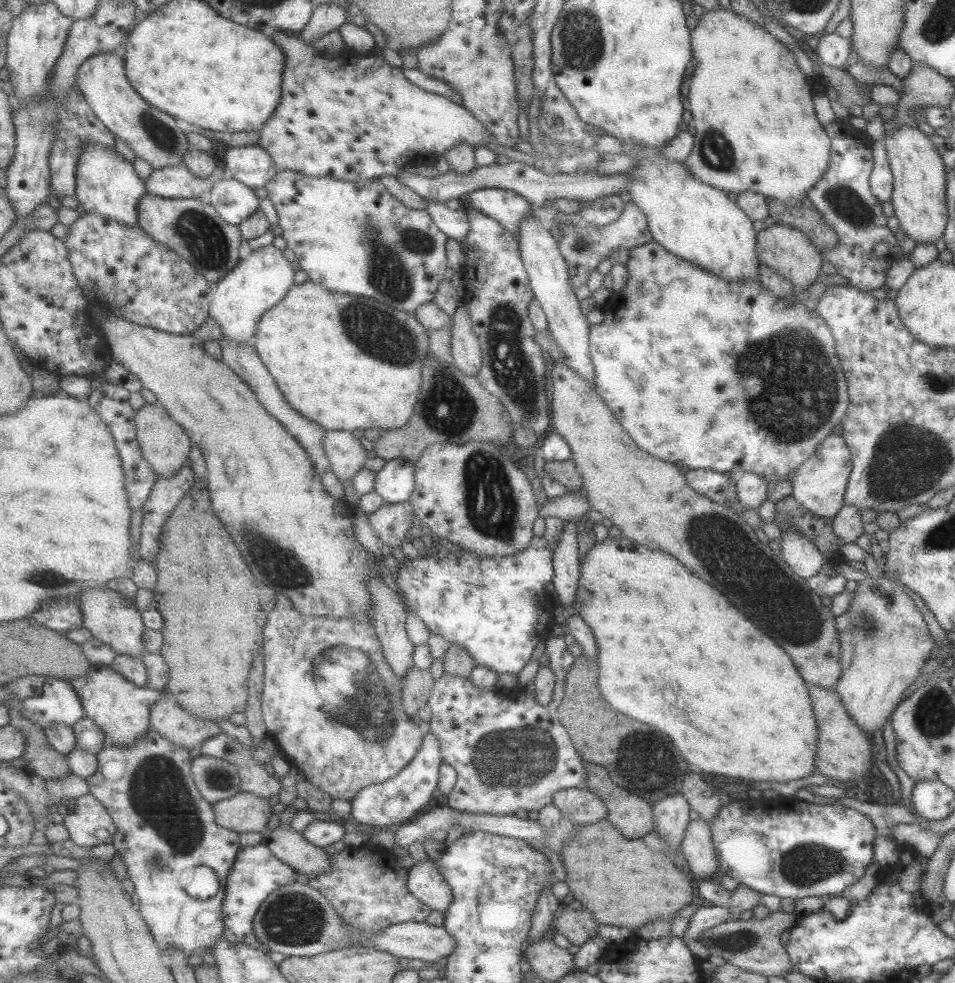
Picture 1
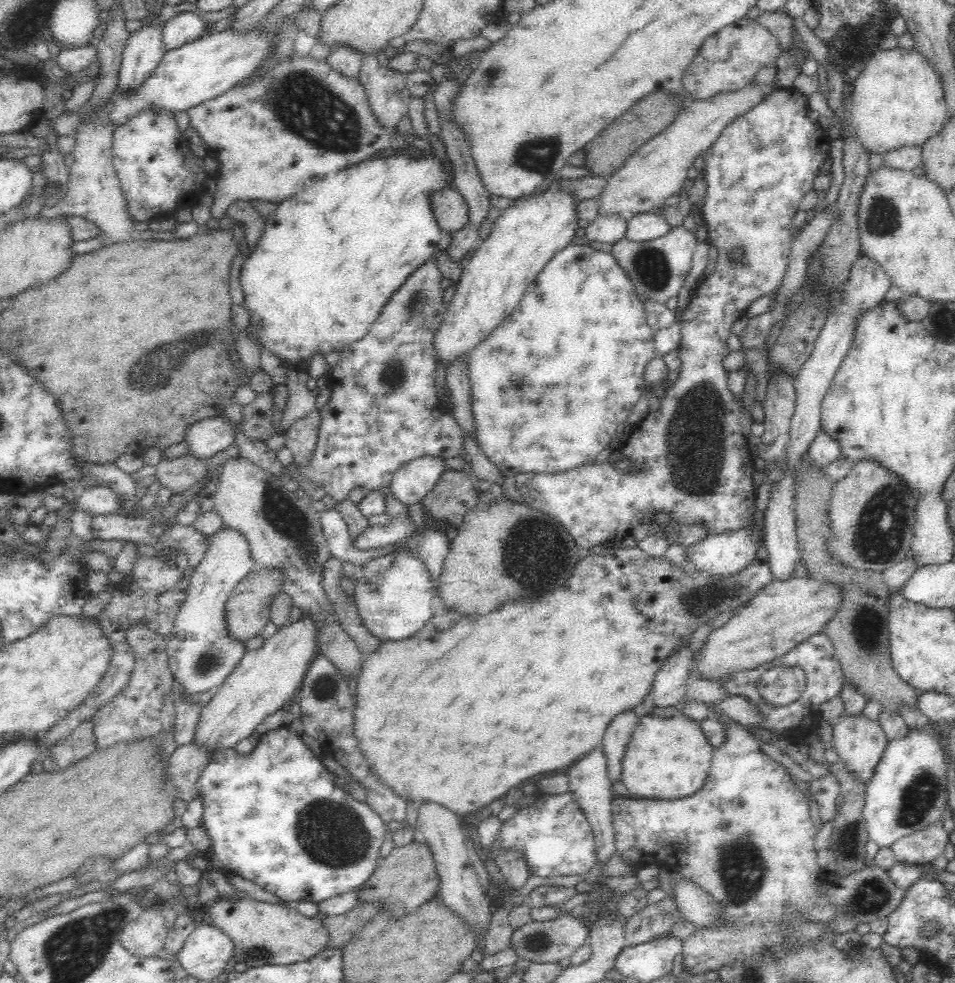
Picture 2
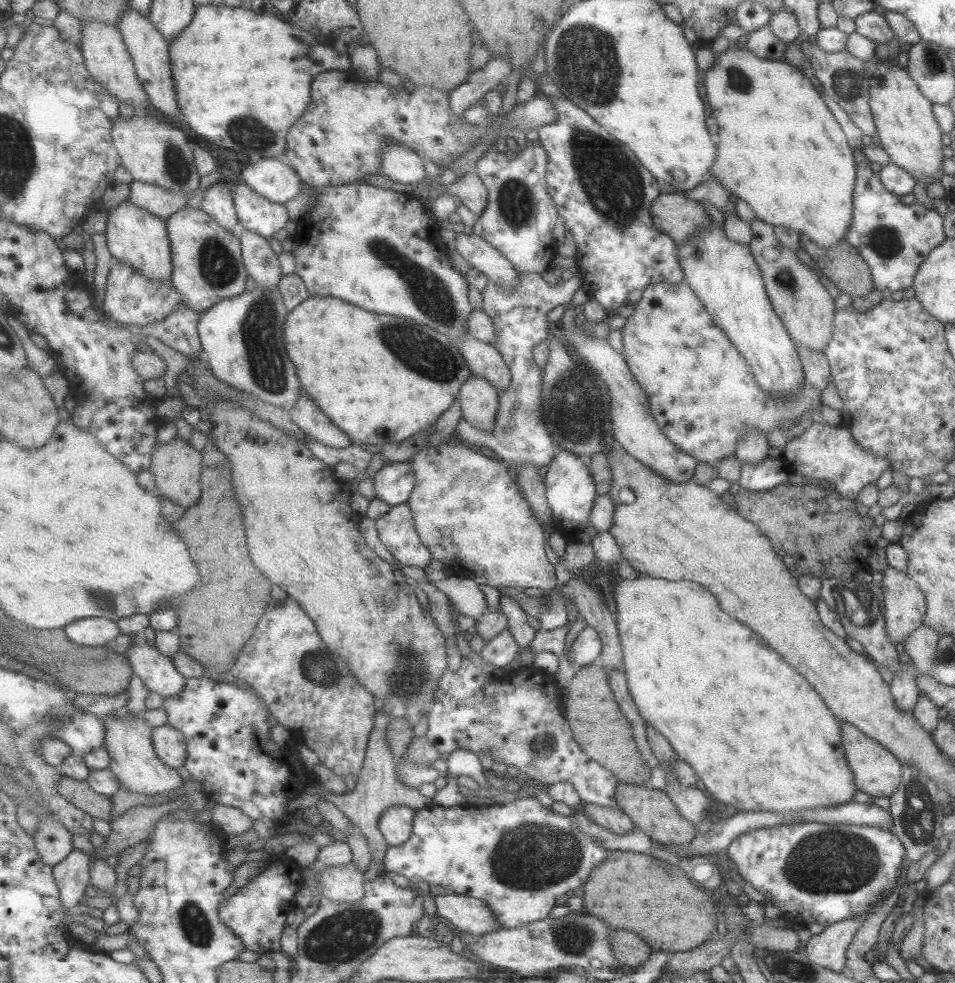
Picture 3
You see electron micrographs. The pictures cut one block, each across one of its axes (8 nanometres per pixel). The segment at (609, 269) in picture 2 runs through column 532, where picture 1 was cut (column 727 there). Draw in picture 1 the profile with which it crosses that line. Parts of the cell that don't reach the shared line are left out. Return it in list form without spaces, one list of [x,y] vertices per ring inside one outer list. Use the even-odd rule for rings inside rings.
[[[650,241],[640,246],[629,249],[627,254],[627,261],[625,263],[629,277],[625,286],[618,291],[611,291],[609,297],[600,306],[600,310],[604,313],[603,320],[600,324],[590,325],[589,332],[589,345],[590,345],[590,358],[593,361],[594,370],[597,370],[597,390],[599,394],[603,394],[603,402],[607,402],[607,406],[611,406],[615,418],[619,418],[622,429],[626,431],[634,443],[641,447],[643,452],[646,452],[649,456],[658,458],[671,464],[678,464],[683,468],[689,469],[705,469],[713,470],[720,473],[730,473],[732,475],[740,475],[747,471],[753,474],[760,474],[765,482],[771,482],[772,480],[784,480],[788,478],[788,474],[793,472],[799,465],[803,464],[814,452],[815,447],[831,433],[831,429],[837,424],[840,424],[848,405],[848,389],[846,386],[846,378],[842,371],[839,357],[835,350],[835,341],[831,334],[831,329],[825,324],[825,321],[815,312],[805,309],[801,300],[794,299],[788,305],[783,299],[780,299],[777,295],[770,293],[759,281],[747,281],[747,282],[727,282],[716,274],[709,272],[707,269],[695,266],[691,261],[684,261],[679,257],[675,257],[669,252],[666,252],[657,242]]]

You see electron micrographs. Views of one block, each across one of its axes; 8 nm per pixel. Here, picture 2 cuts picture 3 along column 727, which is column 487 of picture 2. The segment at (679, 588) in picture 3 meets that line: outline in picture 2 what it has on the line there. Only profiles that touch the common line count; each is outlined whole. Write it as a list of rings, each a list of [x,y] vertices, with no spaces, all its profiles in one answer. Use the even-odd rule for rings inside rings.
[[[608,545],[599,555],[588,554],[585,559],[582,559],[576,564],[572,576],[568,579],[568,583],[565,586],[562,586],[552,592],[534,600],[534,602],[522,602],[522,604],[506,604],[502,610],[494,612],[494,614],[488,614],[488,616],[468,616],[464,618],[466,622],[460,622],[460,614],[450,611],[446,611],[443,616],[433,616],[433,618],[424,626],[421,630],[414,633],[412,636],[402,640],[395,641],[383,641],[383,643],[374,650],[365,656],[362,667],[357,672],[356,680],[356,691],[355,691],[355,703],[353,710],[353,722],[354,722],[354,738],[357,740],[356,746],[358,747],[359,752],[363,756],[363,760],[366,761],[367,769],[382,783],[387,786],[396,796],[400,798],[414,802],[414,806],[420,804],[426,804],[426,802],[433,802],[434,804],[439,804],[442,808],[453,812],[458,817],[466,816],[467,814],[472,814],[476,811],[488,810],[489,804],[496,800],[496,798],[510,796],[511,792],[508,792],[510,788],[512,790],[518,789],[520,782],[524,782],[526,778],[530,776],[536,776],[536,774],[542,774],[546,772],[547,776],[550,774],[556,774],[556,772],[565,771],[565,769],[577,761],[580,757],[584,756],[590,749],[593,749],[602,739],[605,734],[605,731],[610,726],[610,722],[614,720],[614,717],[618,716],[620,712],[624,710],[633,709],[649,692],[652,688],[656,671],[666,662],[666,658],[682,644],[682,642],[690,642],[691,634],[694,633],[696,628],[700,628],[702,622],[712,622],[716,617],[720,616],[720,613],[728,613],[729,610],[733,610],[733,613],[737,613],[738,610],[742,610],[756,594],[761,590],[762,587],[767,586],[772,582],[771,572],[768,566],[768,553],[764,548],[758,548],[758,554],[755,554],[752,564],[744,570],[740,570],[740,574],[736,576],[713,576],[712,574],[706,574],[705,572],[696,572],[692,571],[691,573],[686,573],[680,569],[680,565],[672,567],[668,561],[665,560],[664,556],[660,560],[656,560],[647,554],[644,554],[643,550],[640,550],[636,547],[626,547],[626,548],[615,548],[611,545]]]

